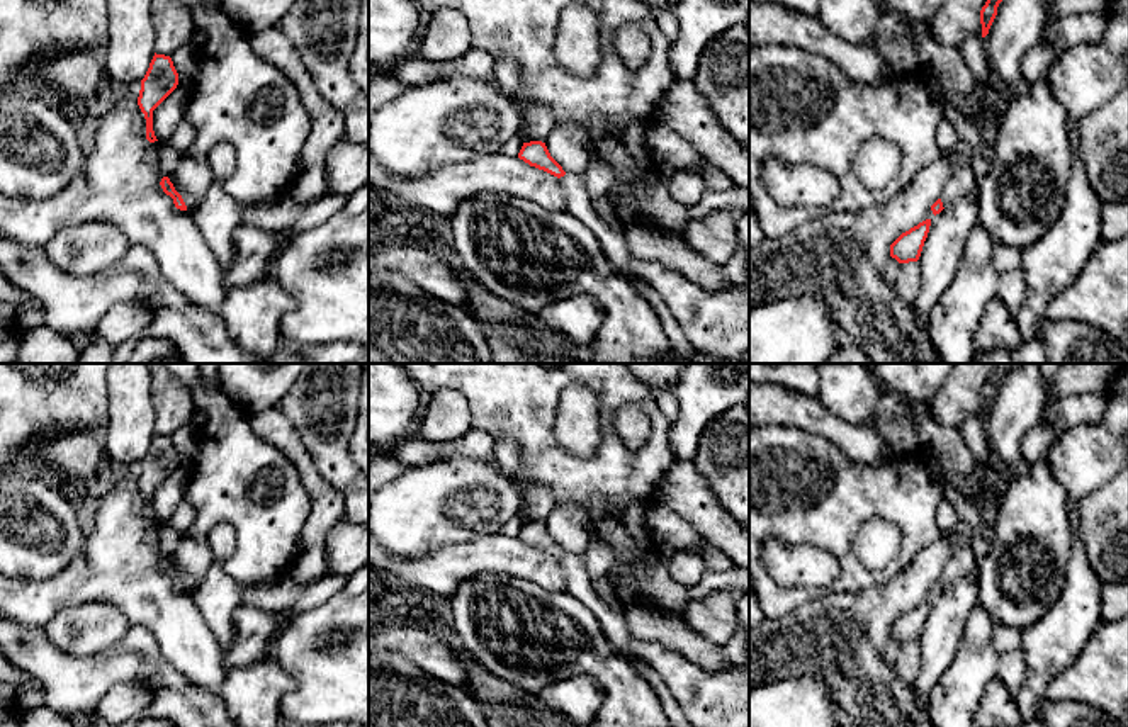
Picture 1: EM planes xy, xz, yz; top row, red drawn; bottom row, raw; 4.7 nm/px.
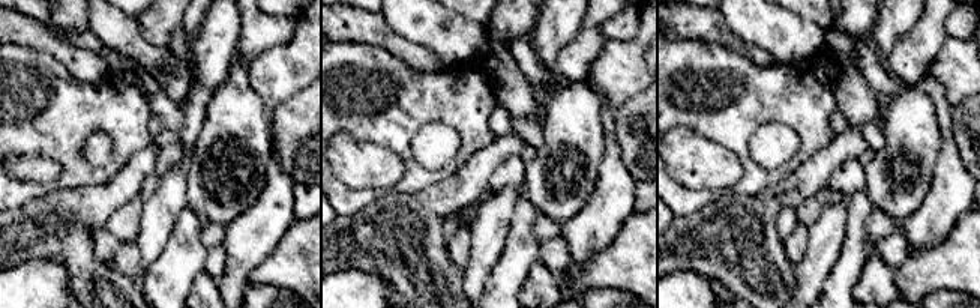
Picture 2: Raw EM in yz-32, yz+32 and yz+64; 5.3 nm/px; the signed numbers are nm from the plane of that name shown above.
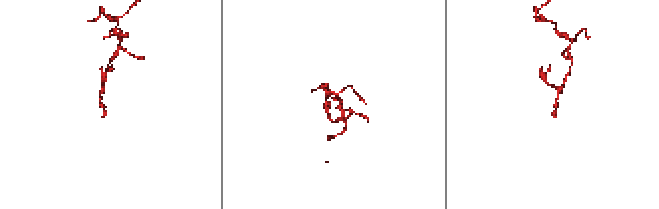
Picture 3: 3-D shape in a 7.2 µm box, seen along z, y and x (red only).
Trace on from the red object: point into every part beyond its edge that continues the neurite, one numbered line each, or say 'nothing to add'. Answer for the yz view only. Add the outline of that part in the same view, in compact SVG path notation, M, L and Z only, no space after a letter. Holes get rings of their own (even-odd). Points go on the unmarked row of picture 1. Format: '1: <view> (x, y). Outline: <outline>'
nothing to add

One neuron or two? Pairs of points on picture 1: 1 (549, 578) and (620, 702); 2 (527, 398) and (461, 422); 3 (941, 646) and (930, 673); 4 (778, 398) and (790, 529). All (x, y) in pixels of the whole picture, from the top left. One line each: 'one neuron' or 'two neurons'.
1: two neurons
2: two neurons
3: one neuron
4: two neurons

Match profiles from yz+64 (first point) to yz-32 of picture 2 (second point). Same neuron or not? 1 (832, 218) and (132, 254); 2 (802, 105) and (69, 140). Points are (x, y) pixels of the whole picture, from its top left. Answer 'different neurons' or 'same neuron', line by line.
1: different neurons
2: same neuron

